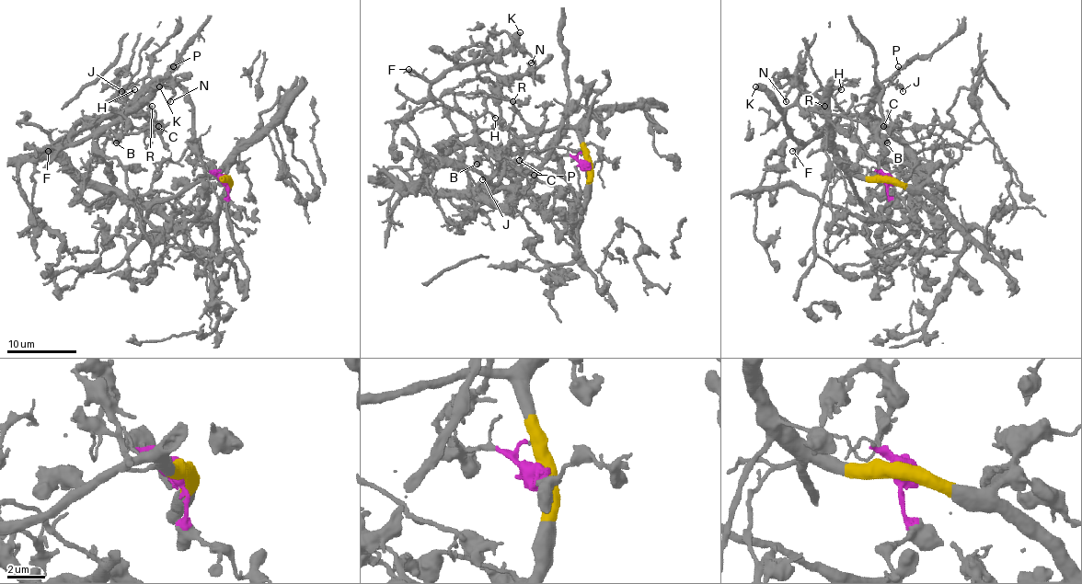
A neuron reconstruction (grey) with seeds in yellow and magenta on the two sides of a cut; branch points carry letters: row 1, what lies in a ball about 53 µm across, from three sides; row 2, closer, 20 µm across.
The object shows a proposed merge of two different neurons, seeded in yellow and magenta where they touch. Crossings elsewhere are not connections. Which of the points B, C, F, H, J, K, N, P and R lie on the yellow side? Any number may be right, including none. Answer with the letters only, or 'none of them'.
none of them

